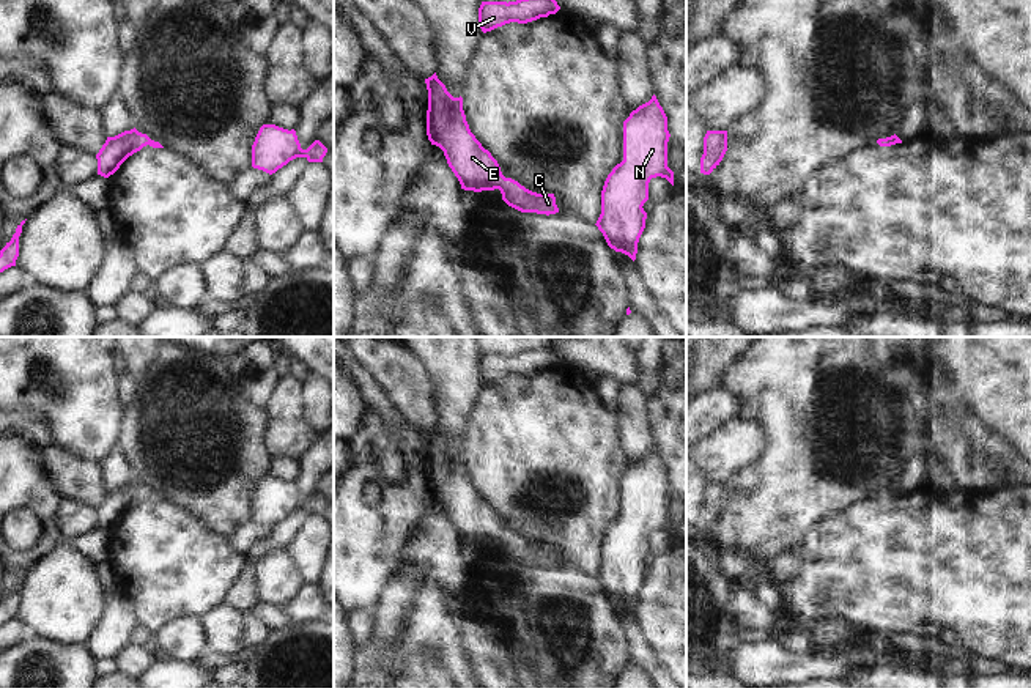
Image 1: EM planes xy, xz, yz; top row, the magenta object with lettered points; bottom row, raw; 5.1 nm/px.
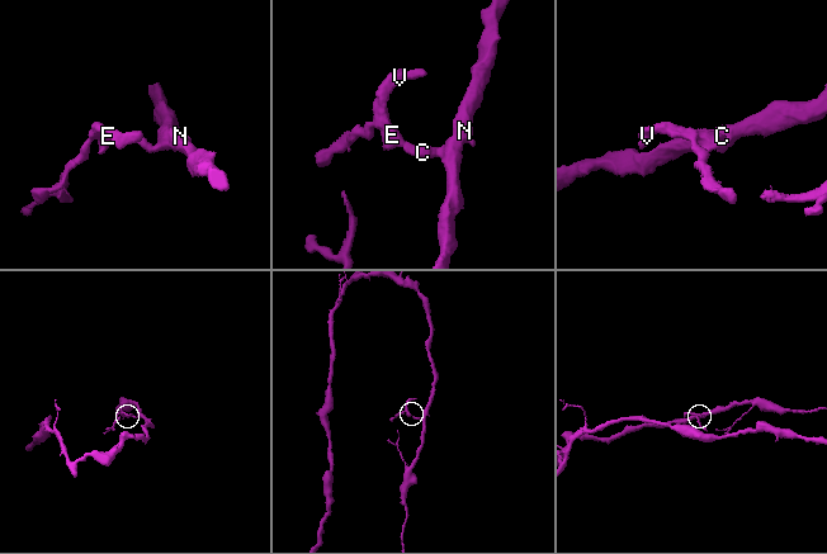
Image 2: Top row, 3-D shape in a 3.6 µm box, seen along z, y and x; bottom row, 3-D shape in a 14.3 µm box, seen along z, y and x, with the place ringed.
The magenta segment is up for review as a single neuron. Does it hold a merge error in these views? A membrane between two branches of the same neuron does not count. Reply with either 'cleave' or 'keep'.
keep

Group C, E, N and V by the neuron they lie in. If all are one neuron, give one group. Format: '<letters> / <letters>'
C E N V

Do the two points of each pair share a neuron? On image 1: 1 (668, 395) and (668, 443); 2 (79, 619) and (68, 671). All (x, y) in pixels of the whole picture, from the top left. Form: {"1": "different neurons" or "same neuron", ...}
{"1": "same neuron", "2": "different neurons"}

